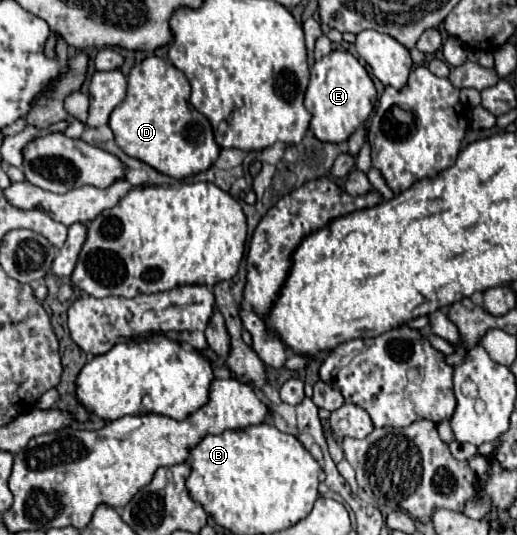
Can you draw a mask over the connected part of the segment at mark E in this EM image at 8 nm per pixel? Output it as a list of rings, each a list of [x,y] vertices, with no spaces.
[[[332,51],[318,59],[310,69],[310,83],[306,89],[304,105],[312,113],[310,131],[328,143],[342,143],[368,119],[376,103],[376,89],[368,71],[348,51]]]

